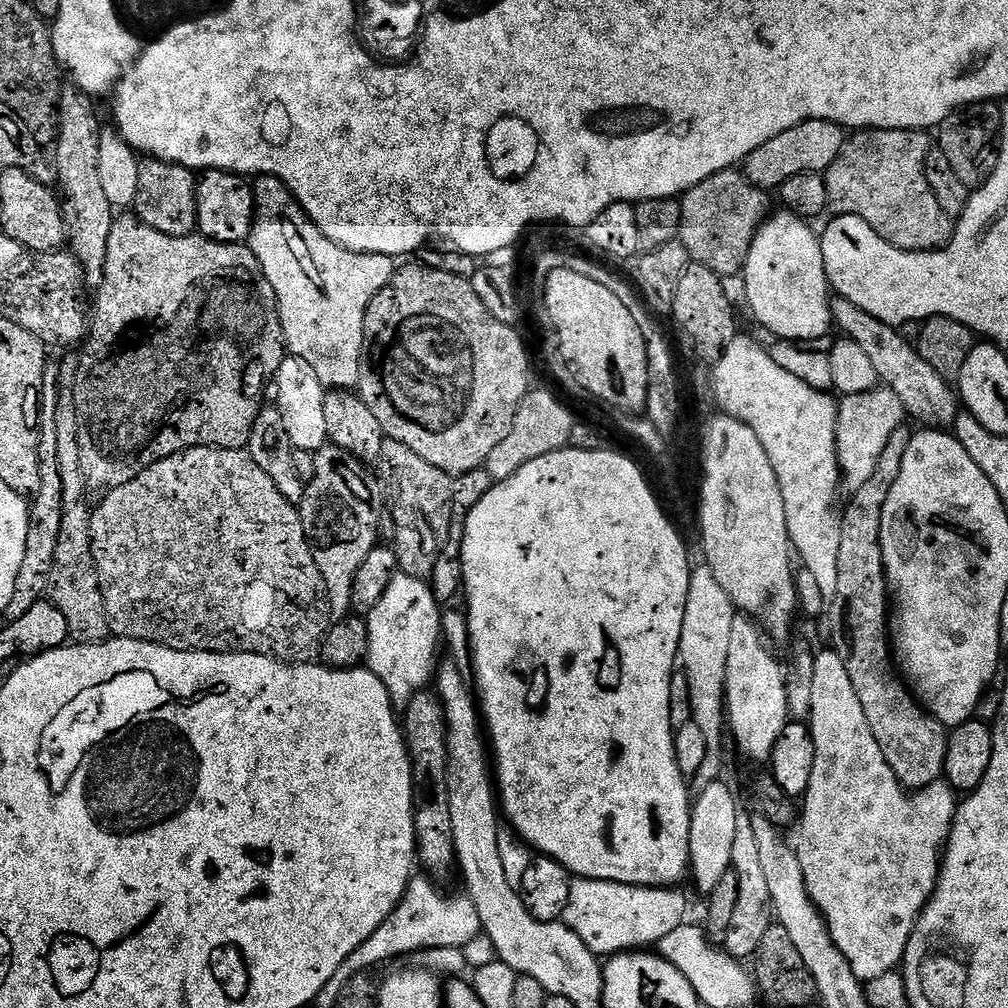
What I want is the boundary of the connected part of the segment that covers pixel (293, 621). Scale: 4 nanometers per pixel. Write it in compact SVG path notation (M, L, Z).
M191 448L185 452L179 452L170 458L162 458L154 466L142 470L142 474L138 474L138 478L126 482L126 486L118 486L112 489L101 500L104 501L101 502L100 508L98 504L98 507L92 513L92 557L96 563L98 582L108 615L108 626L113 637L125 636L131 640L161 644L179 652L249 652L259 656L268 656L272 660L280 660L283 664L306 664L317 659L322 642L334 620L332 613L328 611L328 595L326 594L326 582L322 578L322 570L318 570L318 566L312 557L312 548L308 545L299 507L291 504L286 498L282 498L282 494L278 494L278 486L274 486L274 482L270 482L266 470L262 470L262 466L258 466L258 462L254 462L254 458L248 455L247 451L239 448Z

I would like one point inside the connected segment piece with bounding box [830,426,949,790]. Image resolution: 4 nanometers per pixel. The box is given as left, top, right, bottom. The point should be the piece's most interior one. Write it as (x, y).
(914, 743)

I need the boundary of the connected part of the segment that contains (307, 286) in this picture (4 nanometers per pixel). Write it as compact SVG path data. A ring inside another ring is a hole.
M276 176L259 177L252 184L252 193L256 199L256 221L252 227L250 247L270 286L274 286L287 351L310 362L310 366L314 366L314 374L318 374L325 389L355 389L360 383L362 361L366 356L366 310L395 274L397 257L346 250L342 245L330 242L330 238L326 238L326 234L322 234L322 230L318 230L316 223L304 213L290 189Z

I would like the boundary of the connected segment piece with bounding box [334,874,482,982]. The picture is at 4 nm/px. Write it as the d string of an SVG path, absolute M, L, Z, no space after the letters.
M423 874L413 875L412 881L404 891L404 897L401 898L399 906L334 970L334 981L347 982L350 978L361 975L362 968L360 964L384 964L387 960L392 960L395 956L411 957L413 953L428 951L436 947L456 947L467 949L467 944L477 935L481 935L480 919L478 910L474 910L474 902L469 900L467 895L447 896L439 888L437 881L431 875Z

